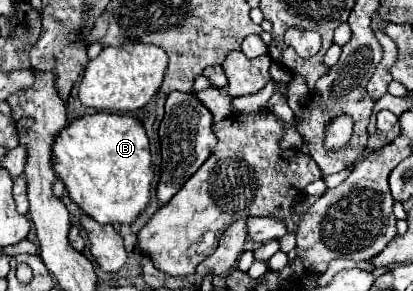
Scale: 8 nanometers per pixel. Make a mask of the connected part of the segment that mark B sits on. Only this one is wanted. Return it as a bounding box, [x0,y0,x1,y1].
[52,113,154,225]

